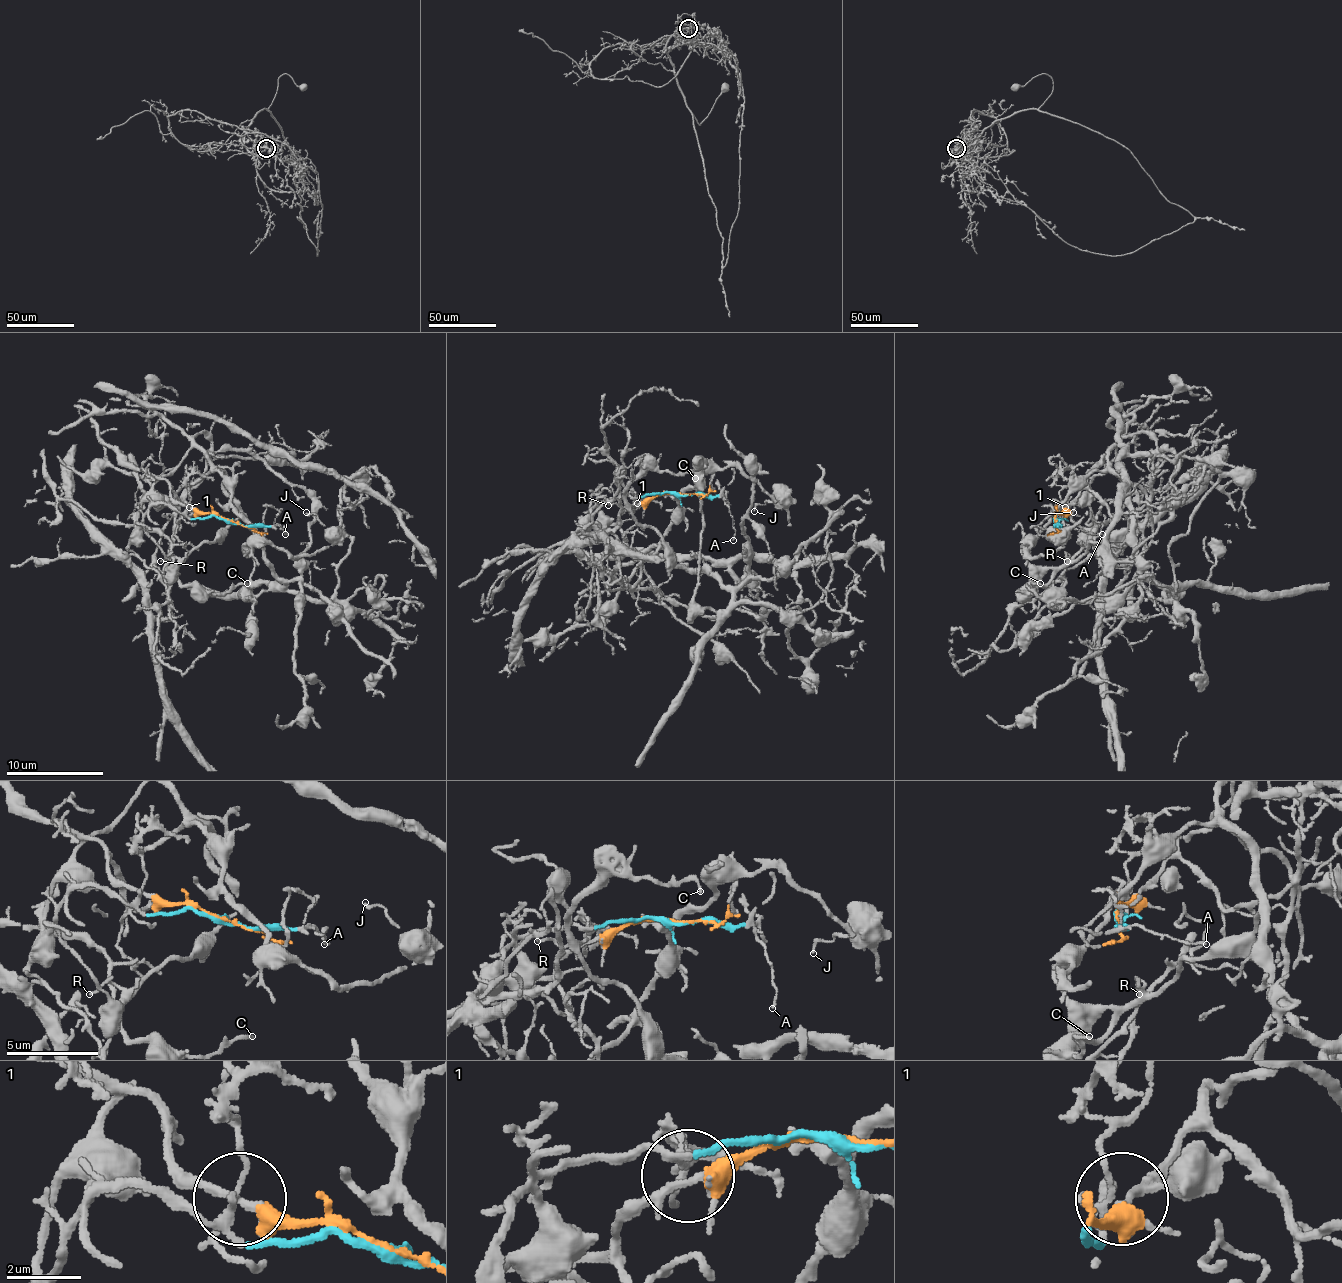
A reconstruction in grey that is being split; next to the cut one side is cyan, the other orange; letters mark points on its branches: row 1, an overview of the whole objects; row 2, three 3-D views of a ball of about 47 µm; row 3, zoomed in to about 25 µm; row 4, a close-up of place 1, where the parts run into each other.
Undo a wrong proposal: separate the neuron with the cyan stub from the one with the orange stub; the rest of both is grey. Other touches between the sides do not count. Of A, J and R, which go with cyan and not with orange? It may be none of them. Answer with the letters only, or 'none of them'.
A

